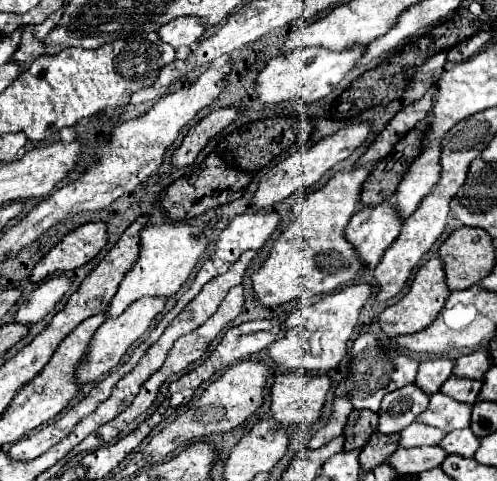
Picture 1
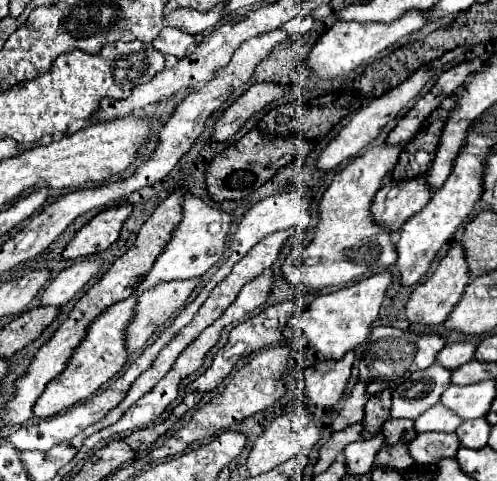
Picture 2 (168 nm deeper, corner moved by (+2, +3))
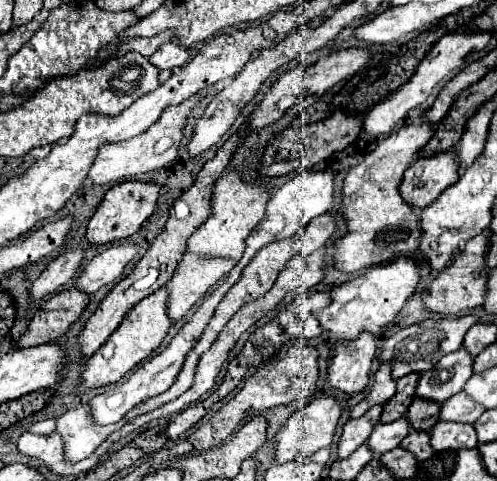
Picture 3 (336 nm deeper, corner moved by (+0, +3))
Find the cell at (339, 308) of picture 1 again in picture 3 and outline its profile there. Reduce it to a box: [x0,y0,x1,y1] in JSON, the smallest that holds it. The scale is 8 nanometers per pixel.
[312,258,420,342]

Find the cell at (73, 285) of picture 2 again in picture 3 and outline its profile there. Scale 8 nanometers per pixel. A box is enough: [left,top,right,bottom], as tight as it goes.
[72,244,136,294]

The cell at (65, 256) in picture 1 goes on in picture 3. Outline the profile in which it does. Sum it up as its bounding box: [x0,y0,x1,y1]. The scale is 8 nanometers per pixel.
[86,180,158,244]

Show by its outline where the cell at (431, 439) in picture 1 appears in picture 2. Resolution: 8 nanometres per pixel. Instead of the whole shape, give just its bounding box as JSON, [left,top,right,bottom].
[416,404,462,432]

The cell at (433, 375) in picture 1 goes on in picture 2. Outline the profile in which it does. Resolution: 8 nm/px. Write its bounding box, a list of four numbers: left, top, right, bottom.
[438,342,476,368]

